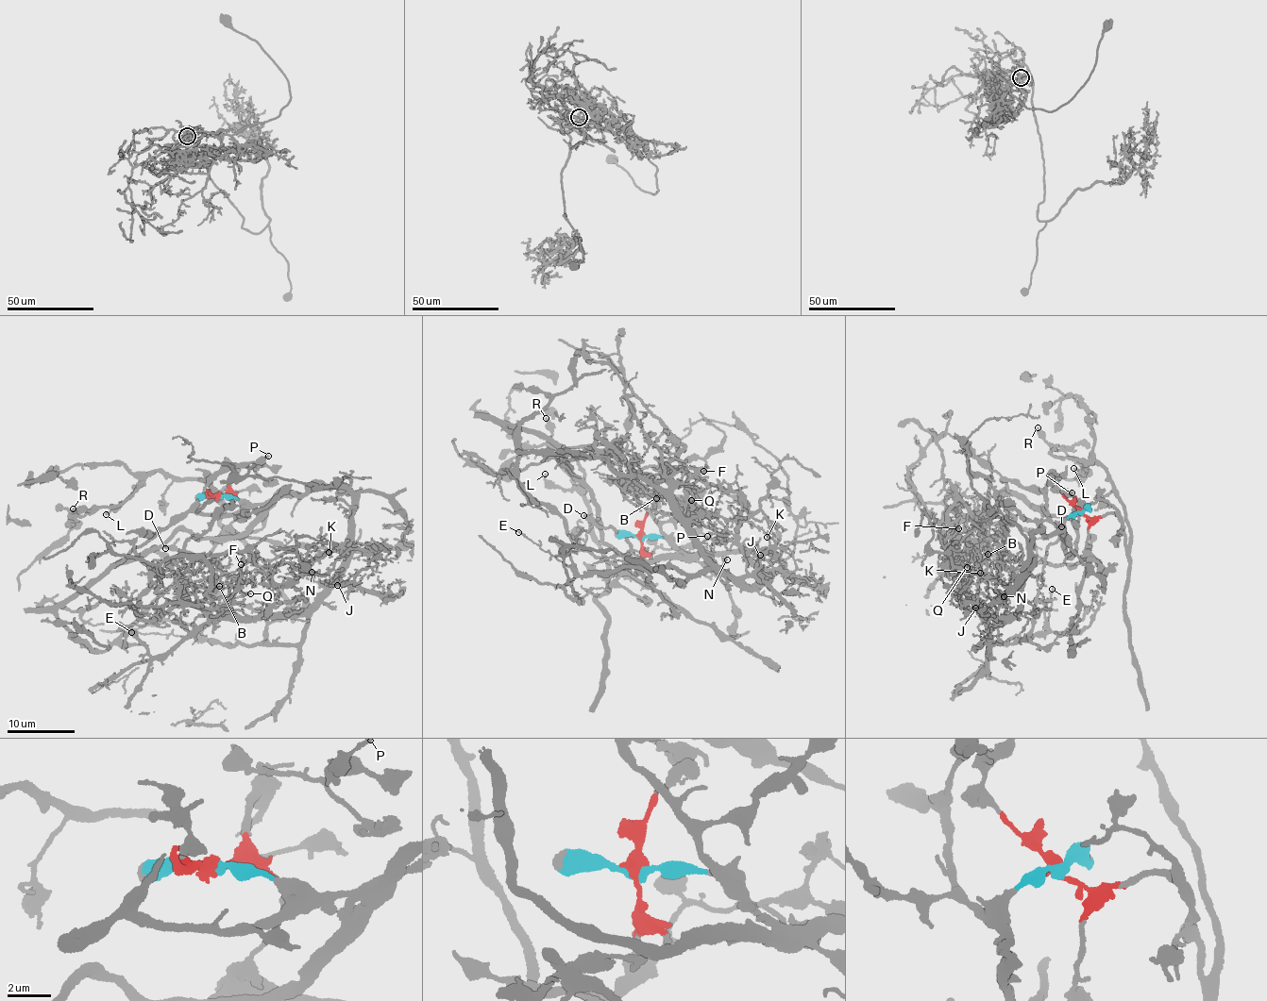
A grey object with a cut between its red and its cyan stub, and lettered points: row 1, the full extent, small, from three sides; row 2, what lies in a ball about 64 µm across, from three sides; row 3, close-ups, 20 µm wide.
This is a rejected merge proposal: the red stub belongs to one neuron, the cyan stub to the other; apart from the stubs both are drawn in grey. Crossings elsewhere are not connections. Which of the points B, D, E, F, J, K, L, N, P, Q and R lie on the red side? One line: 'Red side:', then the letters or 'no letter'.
Red side: L, P, R

